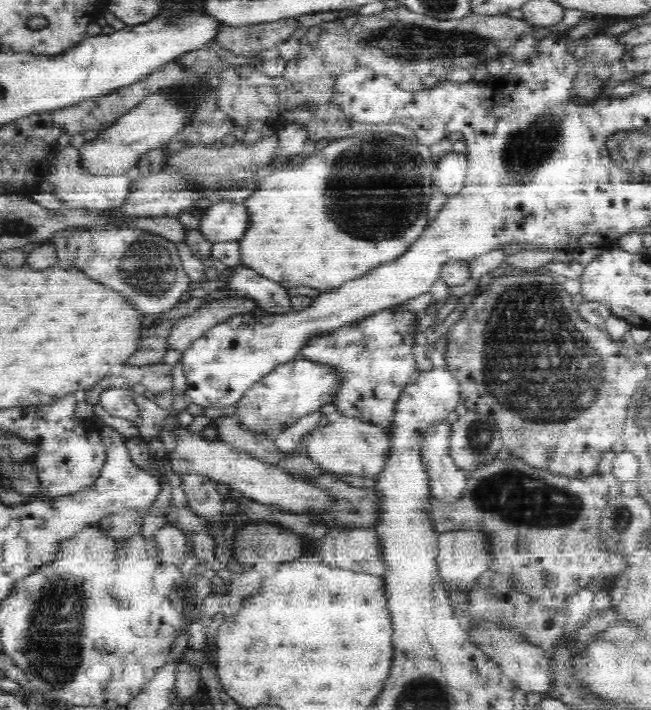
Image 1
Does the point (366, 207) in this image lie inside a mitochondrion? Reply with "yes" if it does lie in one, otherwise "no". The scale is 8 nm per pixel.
yes

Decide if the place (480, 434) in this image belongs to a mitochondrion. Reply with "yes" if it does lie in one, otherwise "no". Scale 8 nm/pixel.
yes

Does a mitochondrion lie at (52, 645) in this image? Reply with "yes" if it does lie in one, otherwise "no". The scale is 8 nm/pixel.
yes

